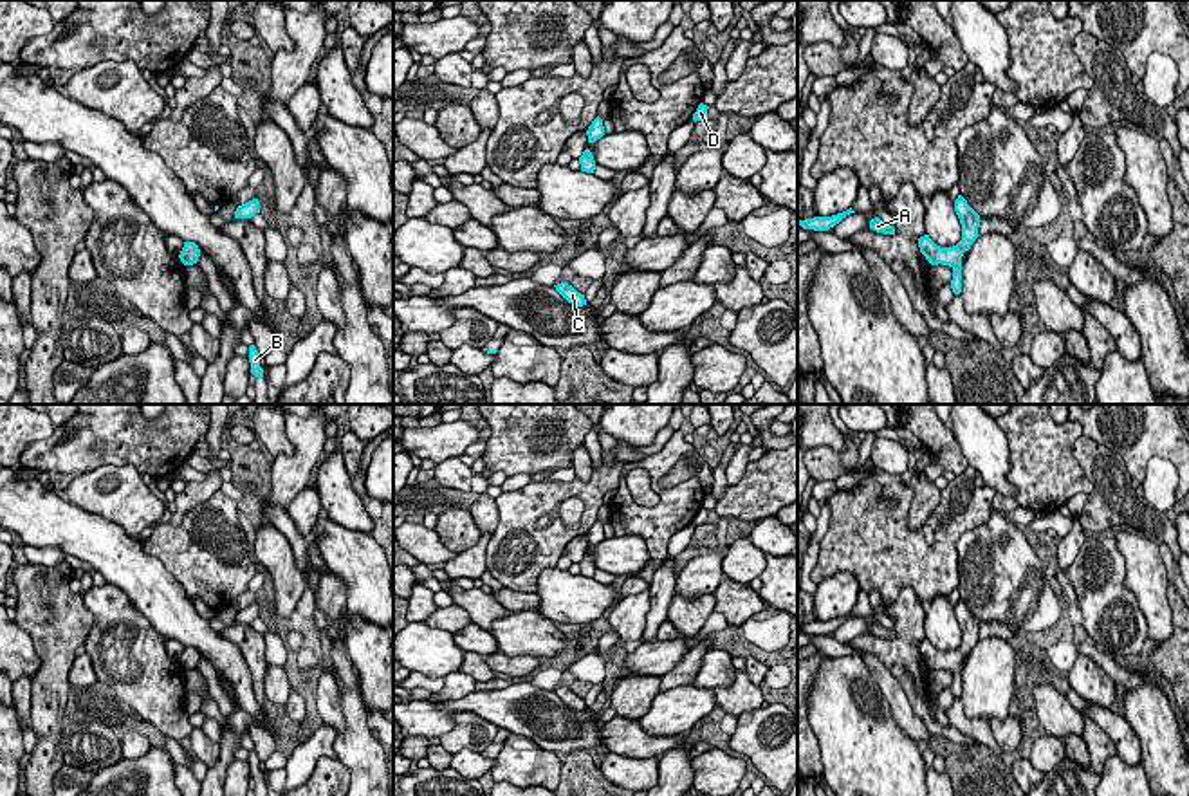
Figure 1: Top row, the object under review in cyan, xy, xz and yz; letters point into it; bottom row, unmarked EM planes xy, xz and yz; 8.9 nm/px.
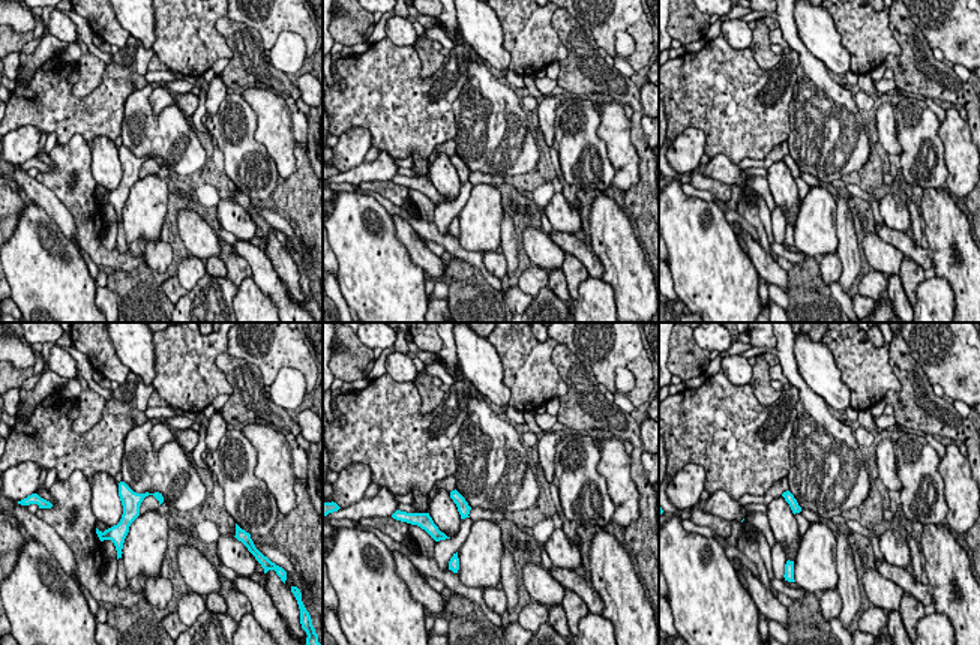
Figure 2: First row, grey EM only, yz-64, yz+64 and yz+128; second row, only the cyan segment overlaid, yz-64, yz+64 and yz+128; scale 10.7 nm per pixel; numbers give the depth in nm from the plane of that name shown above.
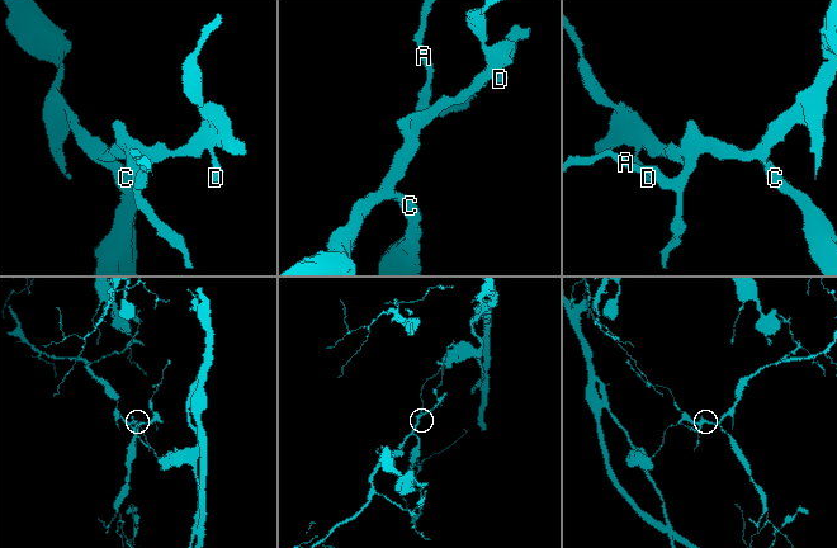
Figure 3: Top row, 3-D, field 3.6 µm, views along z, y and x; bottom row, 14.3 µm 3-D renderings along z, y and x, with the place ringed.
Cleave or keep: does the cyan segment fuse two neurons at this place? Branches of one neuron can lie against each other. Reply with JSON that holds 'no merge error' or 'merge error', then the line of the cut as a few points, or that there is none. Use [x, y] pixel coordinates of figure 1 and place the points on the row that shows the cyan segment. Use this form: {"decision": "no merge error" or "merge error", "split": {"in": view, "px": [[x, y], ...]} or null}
{"decision": "merge error", "split": {"in": "yz", "px": [[919, 240], [926, 240], [935, 249], [940, 248]]}}

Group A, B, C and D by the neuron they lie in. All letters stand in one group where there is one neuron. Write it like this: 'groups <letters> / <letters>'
groups A / B C D

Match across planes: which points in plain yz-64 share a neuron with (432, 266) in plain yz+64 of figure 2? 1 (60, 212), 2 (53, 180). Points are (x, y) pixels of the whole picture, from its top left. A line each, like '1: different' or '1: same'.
1: same
2: different

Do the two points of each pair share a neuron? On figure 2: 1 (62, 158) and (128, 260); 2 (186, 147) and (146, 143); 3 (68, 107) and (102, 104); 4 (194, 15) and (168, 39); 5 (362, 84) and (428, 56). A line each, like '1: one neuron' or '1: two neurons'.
1: one neuron
2: one neuron
3: one neuron
4: one neuron
5: two neurons

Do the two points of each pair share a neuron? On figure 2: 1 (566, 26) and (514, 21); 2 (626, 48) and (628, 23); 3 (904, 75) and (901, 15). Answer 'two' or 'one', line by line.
1: two
2: two
3: one

